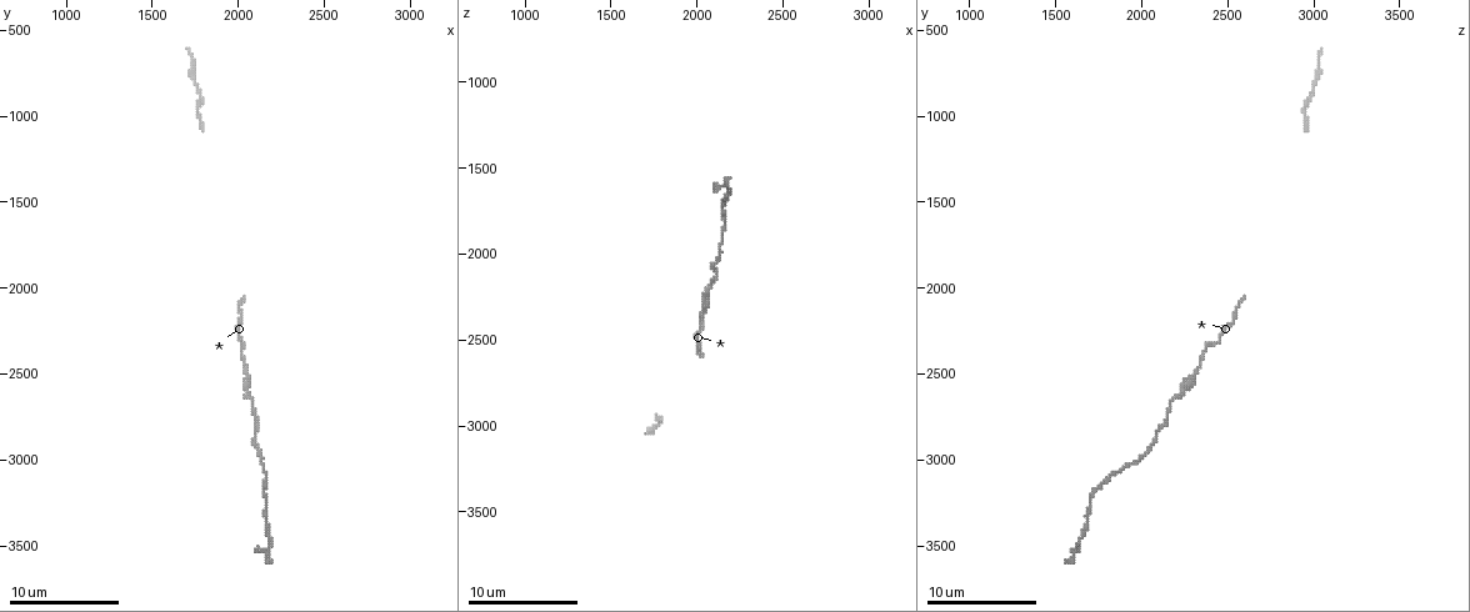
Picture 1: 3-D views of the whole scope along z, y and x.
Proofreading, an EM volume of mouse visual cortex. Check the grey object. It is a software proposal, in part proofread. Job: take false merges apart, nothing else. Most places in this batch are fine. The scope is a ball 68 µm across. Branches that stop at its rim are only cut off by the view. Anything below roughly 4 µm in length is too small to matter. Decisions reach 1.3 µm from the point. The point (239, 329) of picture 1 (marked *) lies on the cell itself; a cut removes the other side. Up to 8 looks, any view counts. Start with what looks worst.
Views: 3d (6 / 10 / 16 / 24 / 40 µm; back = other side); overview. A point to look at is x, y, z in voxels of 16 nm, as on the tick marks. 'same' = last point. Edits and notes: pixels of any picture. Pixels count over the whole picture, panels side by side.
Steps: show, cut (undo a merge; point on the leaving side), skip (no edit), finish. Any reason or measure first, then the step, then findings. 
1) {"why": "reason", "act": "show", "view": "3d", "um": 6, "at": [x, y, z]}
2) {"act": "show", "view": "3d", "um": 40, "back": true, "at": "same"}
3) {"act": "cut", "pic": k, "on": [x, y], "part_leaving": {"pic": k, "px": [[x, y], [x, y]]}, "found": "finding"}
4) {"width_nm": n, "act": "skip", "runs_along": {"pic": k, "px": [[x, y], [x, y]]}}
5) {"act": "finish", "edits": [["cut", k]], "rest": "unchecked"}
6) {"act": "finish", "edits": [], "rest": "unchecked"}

{"why": "thick turns thin", "act": "show", "view": "3d", "um": 10, "at": [2040, 2600, 2260]}

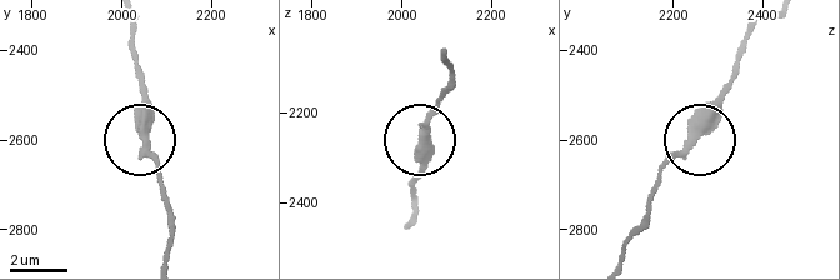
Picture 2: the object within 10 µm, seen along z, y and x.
{"act": "show", "view": "3d", "um": 10, "back": true, "at": [2050, 2605, 2235]}

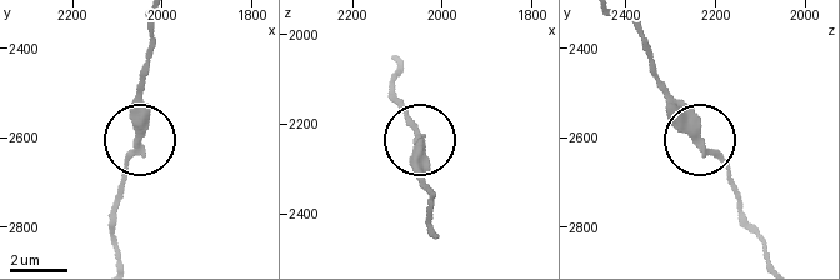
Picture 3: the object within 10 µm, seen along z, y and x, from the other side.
{"act": "skip", "found": "continuous, no second cell"}

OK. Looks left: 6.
{"act": "show", "view": "3d", "um": 16, "at": [1780, 1080, 2960]}

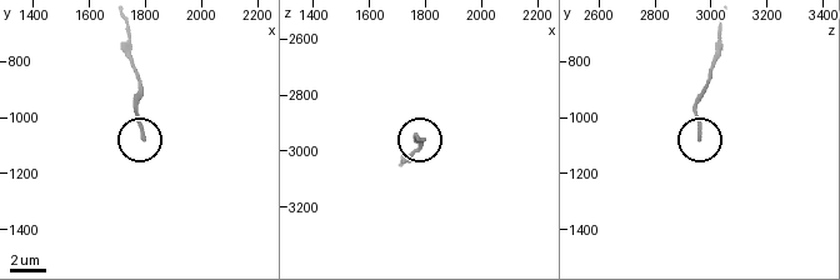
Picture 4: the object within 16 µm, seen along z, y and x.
{"act": "skip", "found": "continuous, no second cell"}

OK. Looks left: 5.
{"why": "thin neck", "act": "show", "view": "3d", "um": 10, "at": [2100, 2840, 2080]}

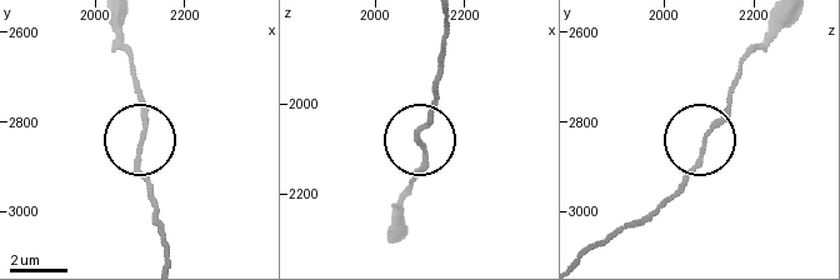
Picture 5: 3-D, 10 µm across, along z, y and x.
{"act": "show", "view": "3d", "um": 6, "at": [2100, 2855, 2095]}

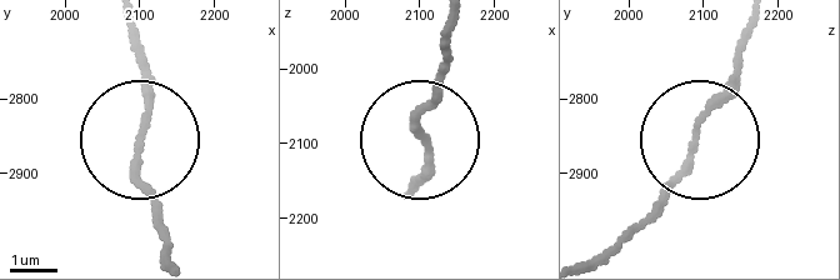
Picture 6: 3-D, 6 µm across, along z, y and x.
{"act": "skip", "found": "all the same cell"}

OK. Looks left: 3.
{"why": "thick turns thin", "act": "show", "view": "3d", "um": 16, "at": [2160, 3100, 1800]}

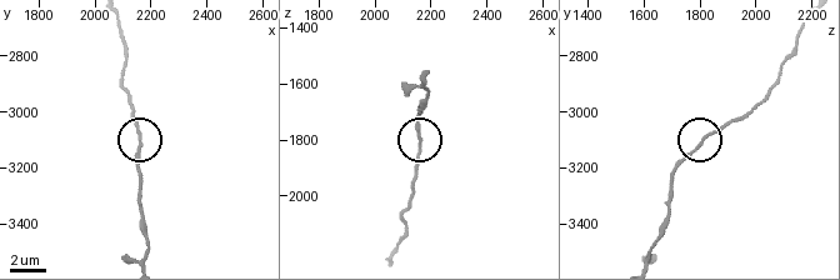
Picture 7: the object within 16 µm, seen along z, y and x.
{"act": "skip", "runs_along": {"pic": 7, "px": [[804, 20], [775, 86], [704, 136], [674, 170]]}, "found": "continuous, no second cell"}

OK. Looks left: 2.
{"act": "finish", "edits": [], "rest": "unchecked"}

